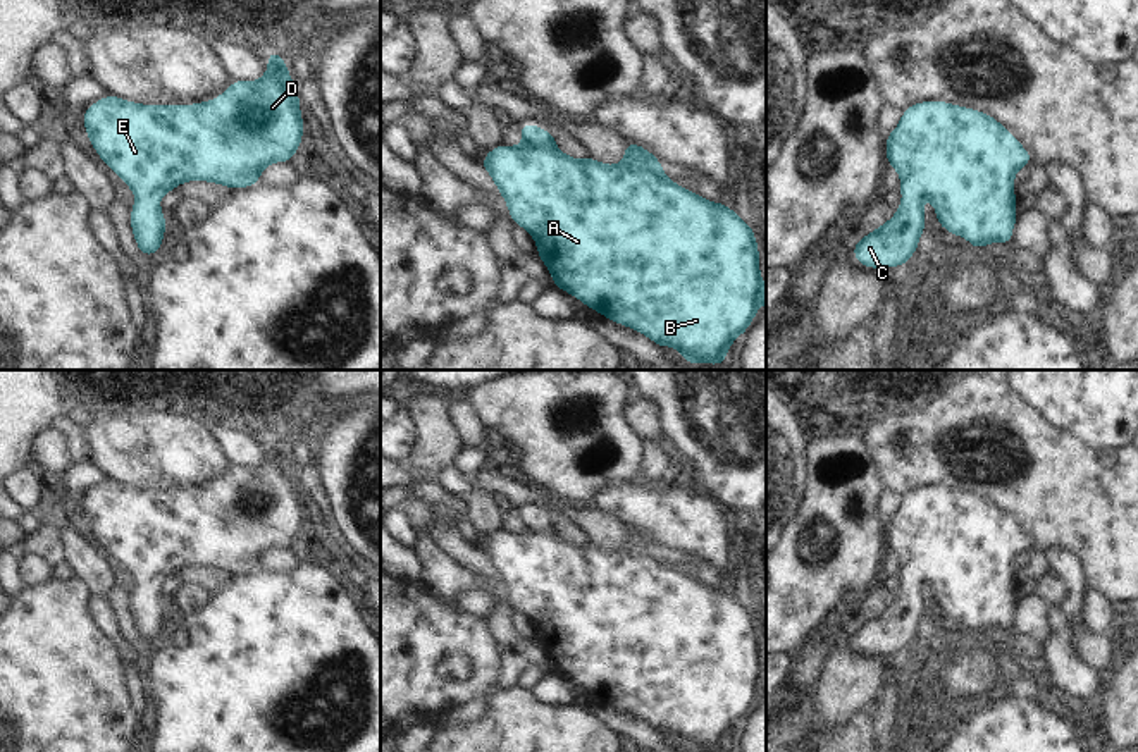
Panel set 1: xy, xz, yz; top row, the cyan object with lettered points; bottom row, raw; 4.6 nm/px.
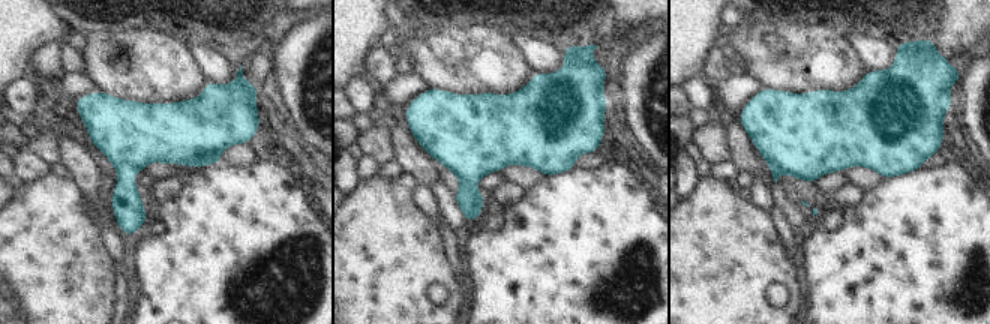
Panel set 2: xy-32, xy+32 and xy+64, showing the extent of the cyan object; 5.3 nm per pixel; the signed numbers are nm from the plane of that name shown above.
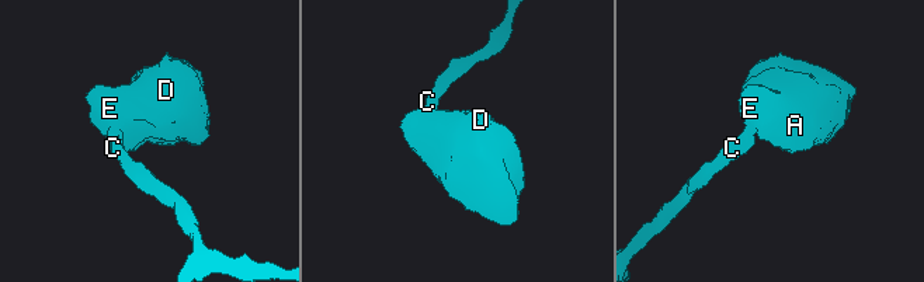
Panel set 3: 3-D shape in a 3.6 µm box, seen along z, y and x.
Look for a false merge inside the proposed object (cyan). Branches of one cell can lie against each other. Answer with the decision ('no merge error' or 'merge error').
no merge error

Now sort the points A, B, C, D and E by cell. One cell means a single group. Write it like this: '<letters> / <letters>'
A B C D E

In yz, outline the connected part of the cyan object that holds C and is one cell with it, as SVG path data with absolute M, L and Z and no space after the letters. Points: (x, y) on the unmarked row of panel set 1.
M918 487L902 497L899 511L887 520L885 527L887 549L900 561L899 576L904 580L897 599L873 618L863 621L852 632L854 644L868 654L902 652L918 637L919 621L926 607L923 599L923 583L935 590L938 611L954 621L962 621L976 635L988 628L1011 630L1012 614L1017 606L1014 561L1033 549L1031 539L992 501L952 490L949 487Z

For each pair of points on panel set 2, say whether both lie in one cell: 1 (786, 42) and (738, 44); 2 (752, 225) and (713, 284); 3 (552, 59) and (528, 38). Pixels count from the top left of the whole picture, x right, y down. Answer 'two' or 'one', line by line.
1: one
2: one
3: one

